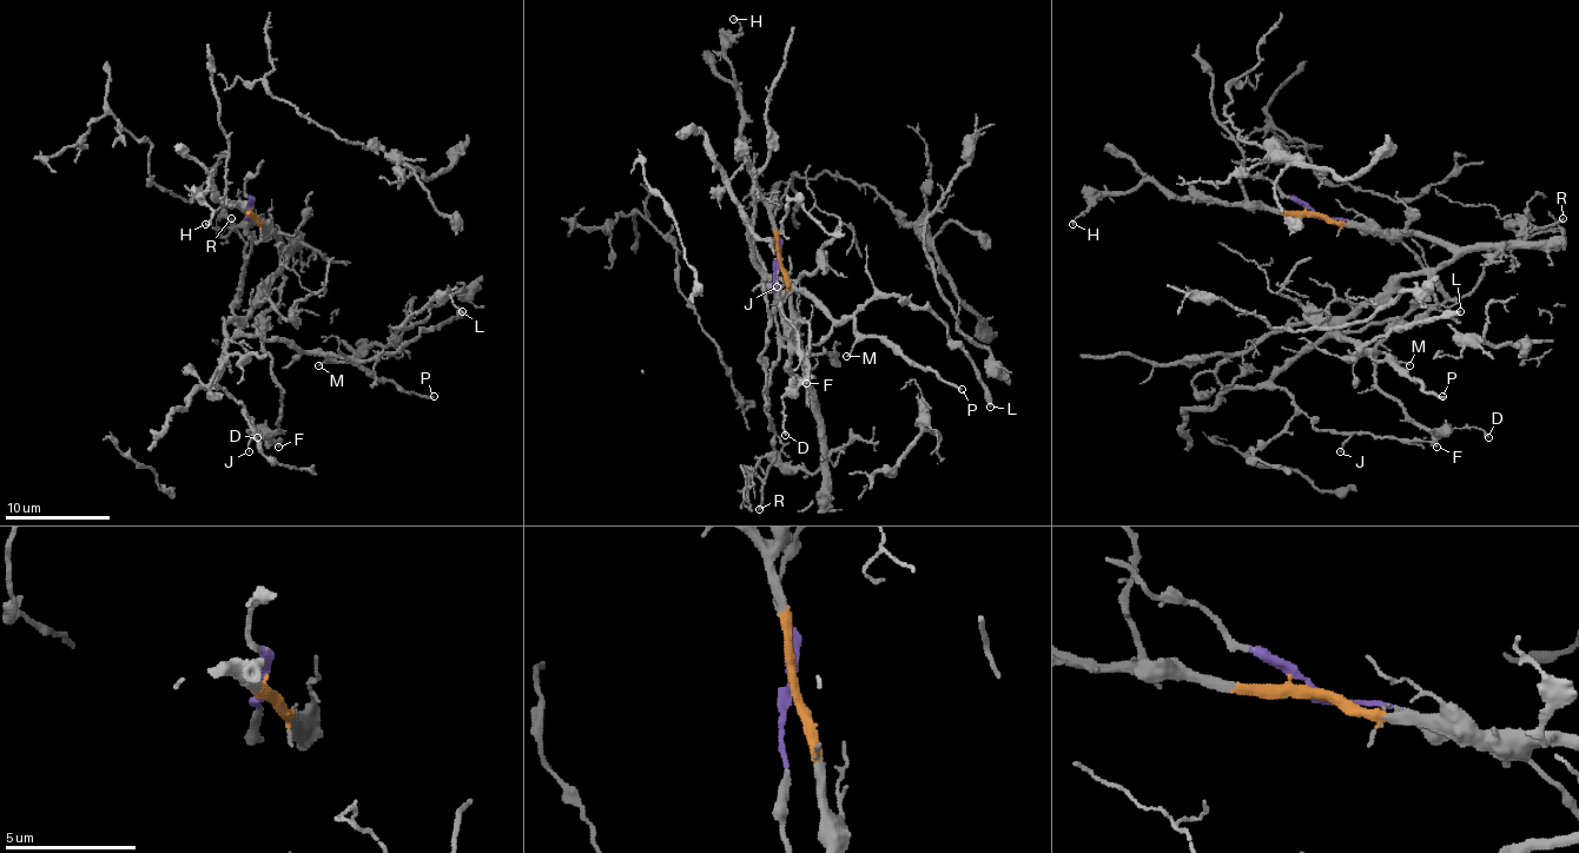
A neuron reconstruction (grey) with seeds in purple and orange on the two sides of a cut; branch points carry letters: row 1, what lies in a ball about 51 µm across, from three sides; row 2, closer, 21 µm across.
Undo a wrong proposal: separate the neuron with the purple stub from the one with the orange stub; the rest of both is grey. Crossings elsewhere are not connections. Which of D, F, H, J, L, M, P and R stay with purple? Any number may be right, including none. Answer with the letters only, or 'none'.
F, J, L, M, P, R

